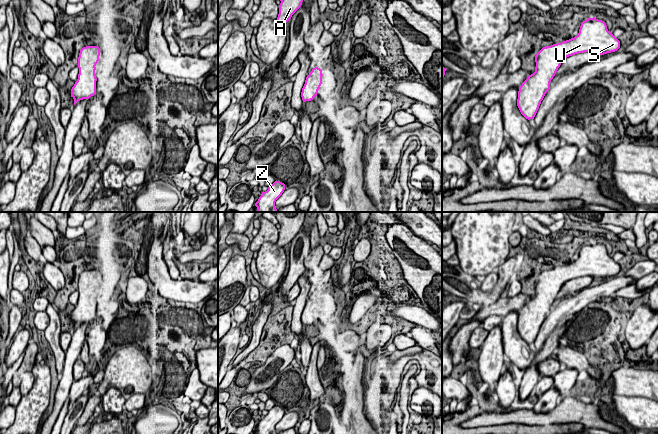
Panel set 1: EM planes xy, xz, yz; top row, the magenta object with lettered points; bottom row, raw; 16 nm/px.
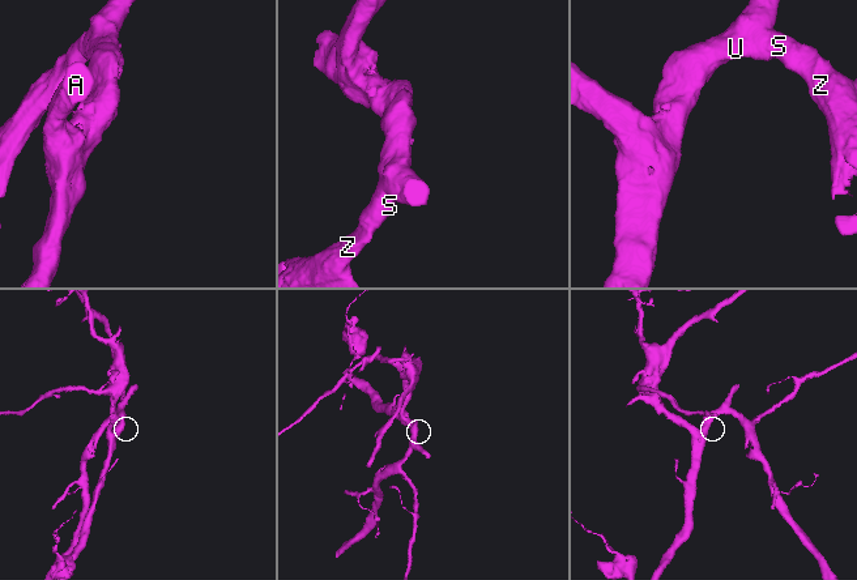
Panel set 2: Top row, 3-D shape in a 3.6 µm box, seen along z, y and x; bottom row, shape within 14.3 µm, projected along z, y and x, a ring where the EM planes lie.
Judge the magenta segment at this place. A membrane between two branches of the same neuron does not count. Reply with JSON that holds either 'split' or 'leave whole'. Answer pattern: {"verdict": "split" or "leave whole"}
{"verdict": "leave whole"}

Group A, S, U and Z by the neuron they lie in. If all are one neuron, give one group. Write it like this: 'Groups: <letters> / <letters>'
Groups: A S U Z

